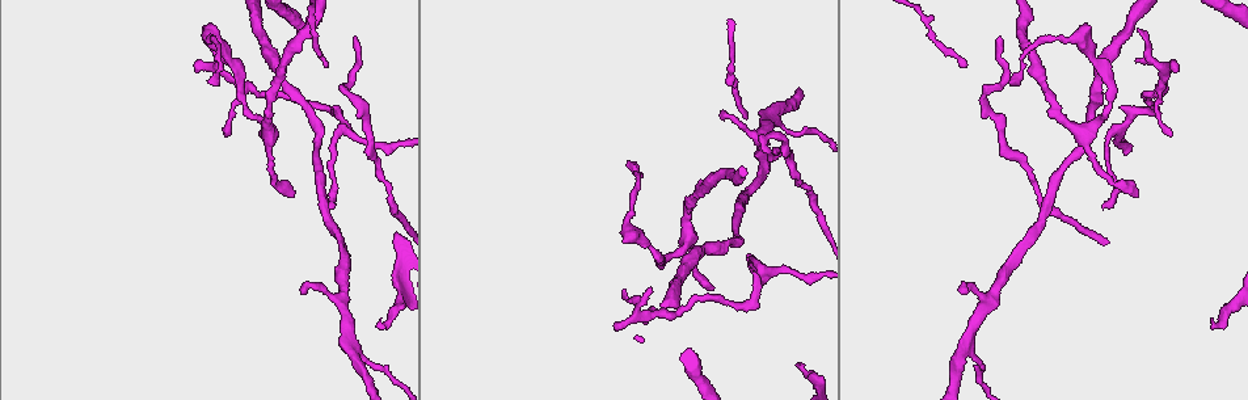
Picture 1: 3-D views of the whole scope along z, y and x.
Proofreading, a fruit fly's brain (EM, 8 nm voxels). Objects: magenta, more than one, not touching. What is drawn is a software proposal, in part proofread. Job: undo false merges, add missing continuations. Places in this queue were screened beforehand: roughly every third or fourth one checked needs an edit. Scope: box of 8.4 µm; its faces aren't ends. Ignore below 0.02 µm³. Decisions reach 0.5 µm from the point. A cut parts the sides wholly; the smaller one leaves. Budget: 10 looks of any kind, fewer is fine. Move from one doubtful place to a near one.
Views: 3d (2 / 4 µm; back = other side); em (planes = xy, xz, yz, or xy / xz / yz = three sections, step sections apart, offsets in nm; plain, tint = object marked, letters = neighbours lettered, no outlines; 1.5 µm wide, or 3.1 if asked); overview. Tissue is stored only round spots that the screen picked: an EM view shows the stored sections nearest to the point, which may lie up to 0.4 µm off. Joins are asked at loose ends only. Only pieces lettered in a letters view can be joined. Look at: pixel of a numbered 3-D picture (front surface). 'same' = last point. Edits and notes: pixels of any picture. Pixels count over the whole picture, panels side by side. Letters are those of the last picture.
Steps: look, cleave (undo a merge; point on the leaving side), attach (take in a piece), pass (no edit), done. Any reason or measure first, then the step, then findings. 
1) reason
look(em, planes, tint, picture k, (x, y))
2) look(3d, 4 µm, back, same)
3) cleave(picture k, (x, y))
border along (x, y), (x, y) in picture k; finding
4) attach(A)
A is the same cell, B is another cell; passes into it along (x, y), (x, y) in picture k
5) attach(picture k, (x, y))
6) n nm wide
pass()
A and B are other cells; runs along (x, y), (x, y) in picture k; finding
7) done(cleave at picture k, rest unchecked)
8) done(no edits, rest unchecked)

an open end
look(em, xz, step 8, letters, picture 1, (329, 202))

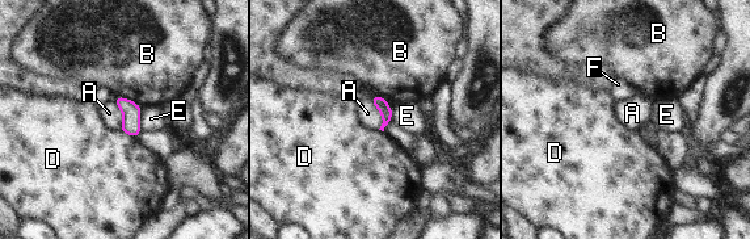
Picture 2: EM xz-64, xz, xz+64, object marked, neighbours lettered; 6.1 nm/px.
A touches over 200 nm
pass()
A, B, D, E and F are other cells; border along (369, 99), (382, 118), (379, 129) in picture 2; no lettered piece goes on from it

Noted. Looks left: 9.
thin end
look(em, planes, letters, picture 1, (1177, 71))

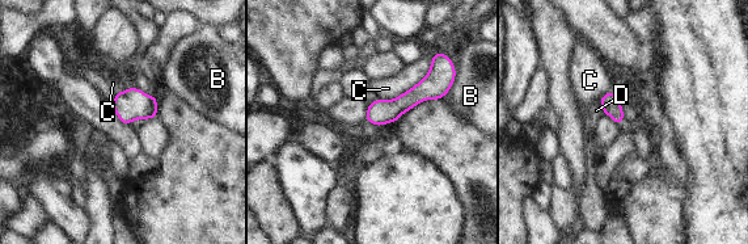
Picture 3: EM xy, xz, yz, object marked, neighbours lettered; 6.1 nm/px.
pass()
B, C and D are other cells; runs along (439, 84), (391, 110), (368, 117) in picture 3; none of them fits

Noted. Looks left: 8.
thin end
look(em, xz, step 8, letters, picture 1, (1010, 84))

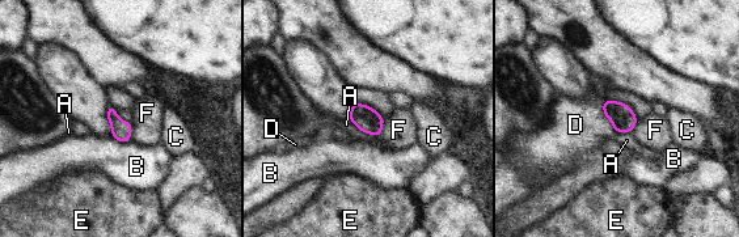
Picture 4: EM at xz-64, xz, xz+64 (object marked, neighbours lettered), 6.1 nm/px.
pass()
A, B, C, D, E and F are other cells; none of them fits

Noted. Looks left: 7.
thin end
look(em, xz, step 4, tint, picture 1, (797, 363))

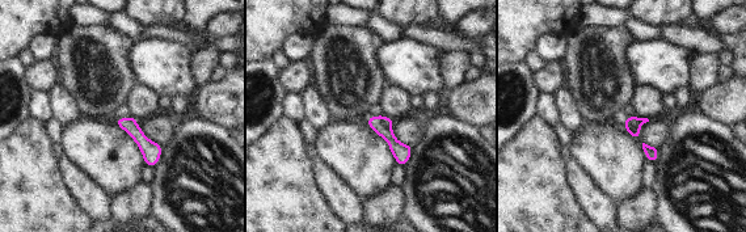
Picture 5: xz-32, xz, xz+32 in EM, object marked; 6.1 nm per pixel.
look(em, xy, step 8, letters, same)

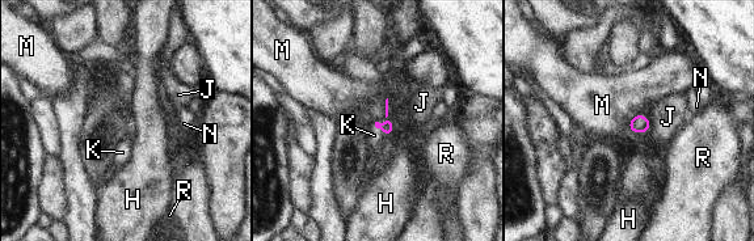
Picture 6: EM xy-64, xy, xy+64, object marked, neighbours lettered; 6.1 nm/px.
attach(K)
K is the same cell, H, J, M, N and R are other cells; passes into it along (387, 126), (378, 127), (374, 135) in picture 6; the neuron continues

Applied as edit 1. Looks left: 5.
done(attach at picture 6, rest unchecked)

